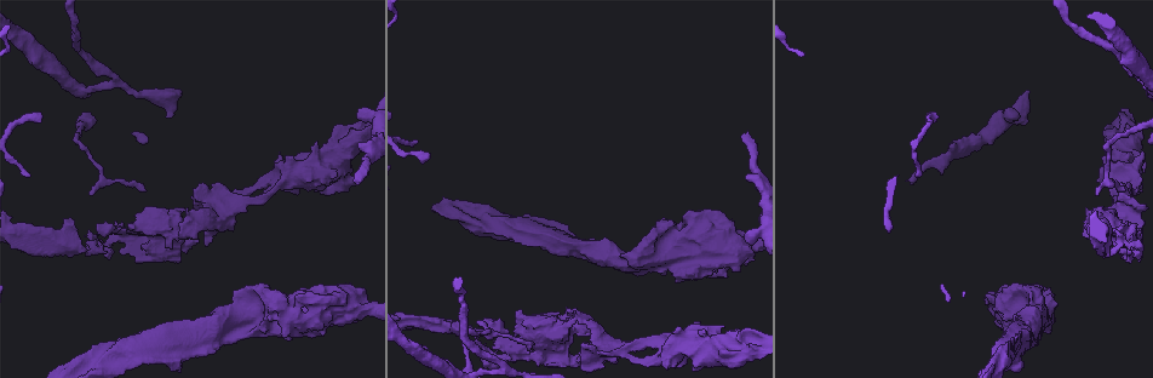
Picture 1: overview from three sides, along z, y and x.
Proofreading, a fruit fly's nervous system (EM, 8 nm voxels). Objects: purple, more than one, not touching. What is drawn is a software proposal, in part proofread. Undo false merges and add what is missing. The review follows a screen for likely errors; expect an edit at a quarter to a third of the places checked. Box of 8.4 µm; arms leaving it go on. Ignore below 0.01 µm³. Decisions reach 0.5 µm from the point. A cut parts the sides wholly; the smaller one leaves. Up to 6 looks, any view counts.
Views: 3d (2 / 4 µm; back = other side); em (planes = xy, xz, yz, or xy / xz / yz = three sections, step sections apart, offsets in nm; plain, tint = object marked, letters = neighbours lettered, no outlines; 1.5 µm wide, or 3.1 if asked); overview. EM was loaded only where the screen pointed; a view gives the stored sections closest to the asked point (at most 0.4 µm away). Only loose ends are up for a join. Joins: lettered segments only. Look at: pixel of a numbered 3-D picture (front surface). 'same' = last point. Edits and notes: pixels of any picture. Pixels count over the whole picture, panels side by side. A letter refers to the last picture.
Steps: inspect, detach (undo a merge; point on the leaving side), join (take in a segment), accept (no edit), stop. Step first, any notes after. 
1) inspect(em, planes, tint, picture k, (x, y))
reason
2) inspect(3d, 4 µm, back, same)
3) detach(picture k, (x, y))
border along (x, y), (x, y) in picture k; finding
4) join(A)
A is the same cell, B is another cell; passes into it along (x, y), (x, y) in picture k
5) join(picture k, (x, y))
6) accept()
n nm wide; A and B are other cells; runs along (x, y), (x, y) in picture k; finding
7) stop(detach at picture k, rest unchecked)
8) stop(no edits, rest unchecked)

inspect(em, xz, step 4, tint, picture 1, (915, 176))
tapers out

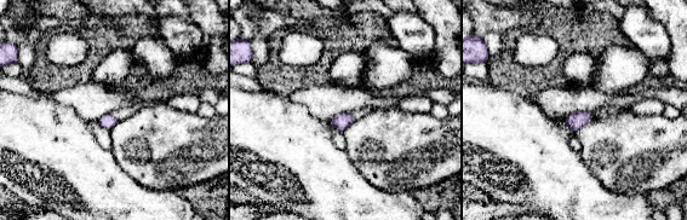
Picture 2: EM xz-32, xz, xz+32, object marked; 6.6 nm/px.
inspect(em, planes, letters, same)

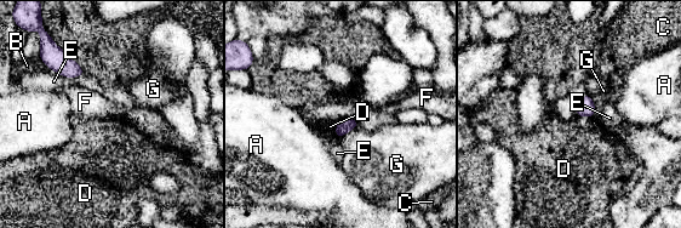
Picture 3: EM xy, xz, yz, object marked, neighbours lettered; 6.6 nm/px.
accept()
A, B, C, D, E, F and G are other cells; no lettered segment goes on from it

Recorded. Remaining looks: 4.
inspect(3d, 2 µm, picture 1, (749, 134))
branch stops here

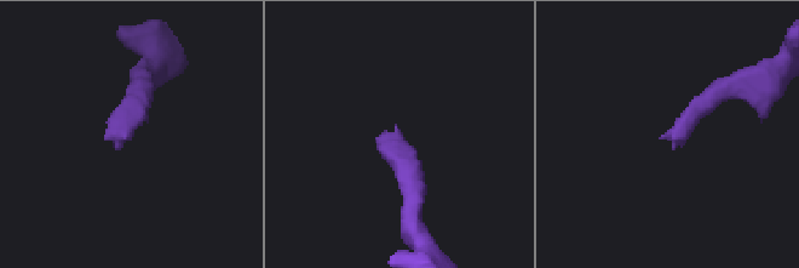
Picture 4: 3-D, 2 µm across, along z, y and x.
inspect(em, planes, tint, picture 4, (397, 128))
now the EM

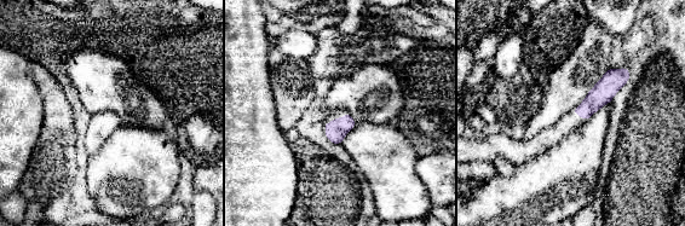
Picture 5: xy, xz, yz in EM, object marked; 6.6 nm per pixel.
inspect(em, planes, letters, same)

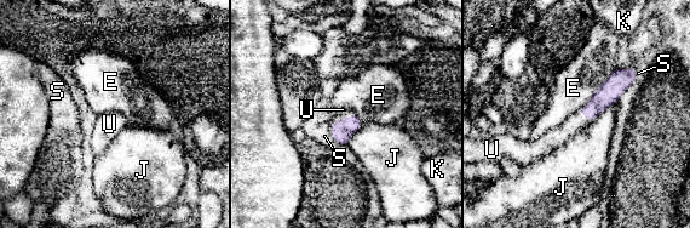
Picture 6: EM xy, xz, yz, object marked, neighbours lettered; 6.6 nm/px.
join(U)
U is the same cell, E, J, K and S are other cells; passes into it along (341, 131), (343, 118), (345, 113) in picture 6; the neuron continues

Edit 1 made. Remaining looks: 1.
stop(join at picture 6, rest unchecked)

